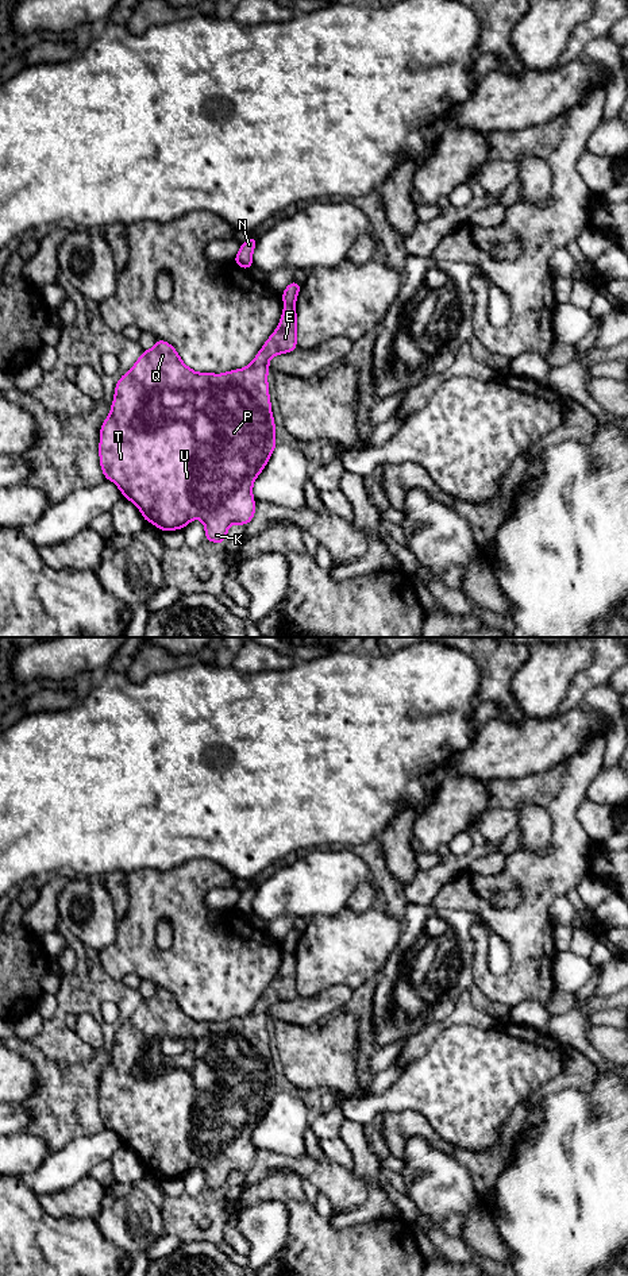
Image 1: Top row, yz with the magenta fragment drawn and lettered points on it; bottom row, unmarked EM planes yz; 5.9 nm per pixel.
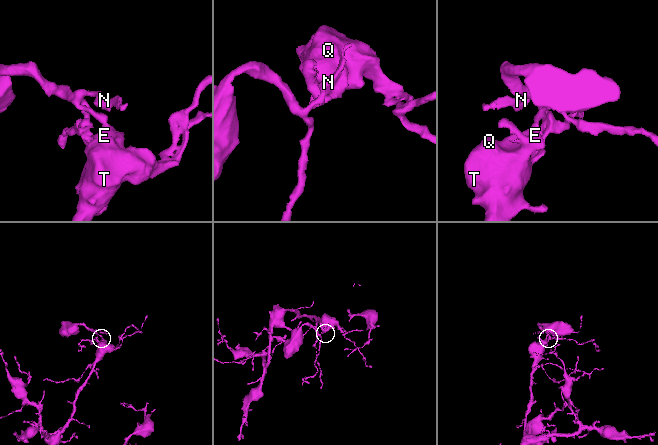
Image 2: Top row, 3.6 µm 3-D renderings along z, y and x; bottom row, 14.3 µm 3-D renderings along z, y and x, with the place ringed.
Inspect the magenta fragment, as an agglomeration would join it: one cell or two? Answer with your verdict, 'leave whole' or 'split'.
split

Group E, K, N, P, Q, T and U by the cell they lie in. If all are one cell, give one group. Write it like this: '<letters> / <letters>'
E K P Q T U / N

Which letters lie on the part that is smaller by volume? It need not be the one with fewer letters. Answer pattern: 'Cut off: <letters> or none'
Cut off: N

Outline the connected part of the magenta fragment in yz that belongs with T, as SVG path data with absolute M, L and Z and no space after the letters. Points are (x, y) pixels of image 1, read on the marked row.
M284 305L281 320L277 329L269 336L263 347L258 351L257 356L244 367L230 370L223 374L213 373L196 373L188 367L180 358L176 348L158 339L151 350L143 350L135 365L119 378L112 406L108 417L103 421L100 429L100 467L105 479L112 481L123 497L130 500L142 513L145 521L149 521L158 527L162 532L169 532L174 529L184 529L193 519L203 521L205 528L205 540L212 543L223 543L227 539L227 531L231 524L247 525L255 514L255 500L253 497L253 485L257 477L262 473L267 464L276 446L276 423L271 413L271 402L269 396L267 373L270 370L269 361L278 355L294 351L297 348L297 313L294 305Z

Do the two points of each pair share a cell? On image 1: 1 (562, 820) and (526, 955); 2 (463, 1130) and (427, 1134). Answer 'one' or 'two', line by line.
1: one
2: two

